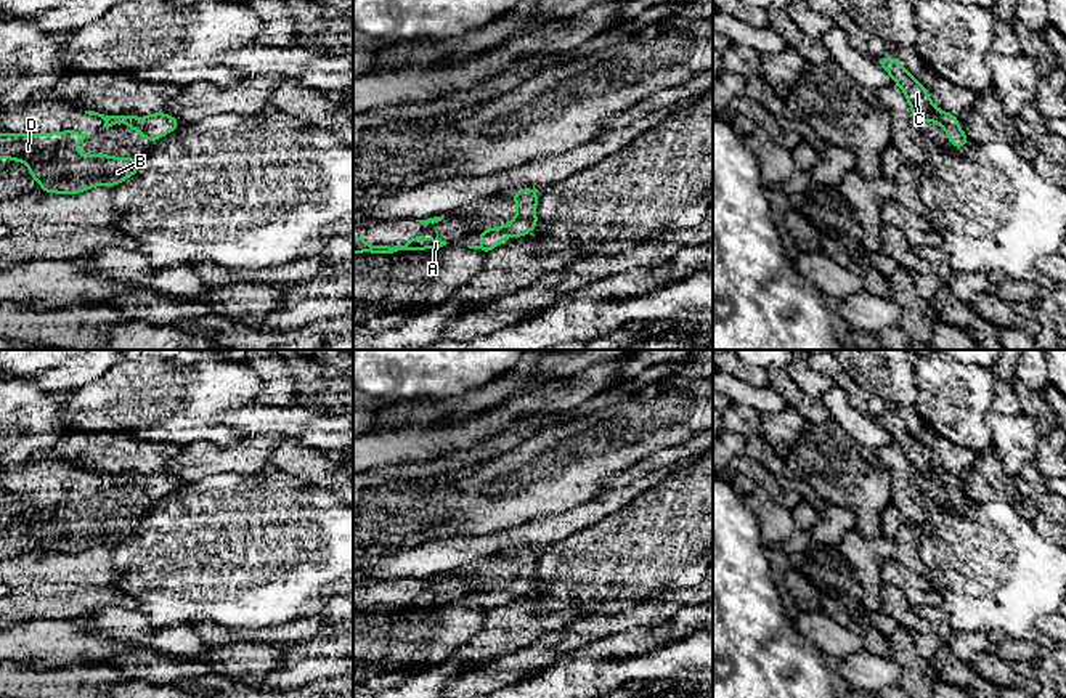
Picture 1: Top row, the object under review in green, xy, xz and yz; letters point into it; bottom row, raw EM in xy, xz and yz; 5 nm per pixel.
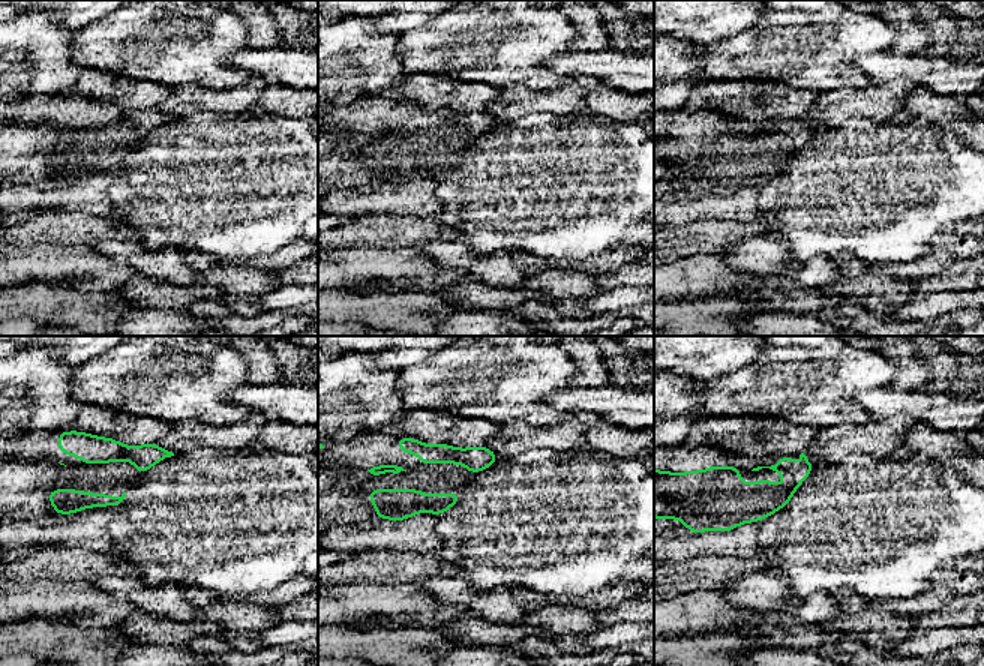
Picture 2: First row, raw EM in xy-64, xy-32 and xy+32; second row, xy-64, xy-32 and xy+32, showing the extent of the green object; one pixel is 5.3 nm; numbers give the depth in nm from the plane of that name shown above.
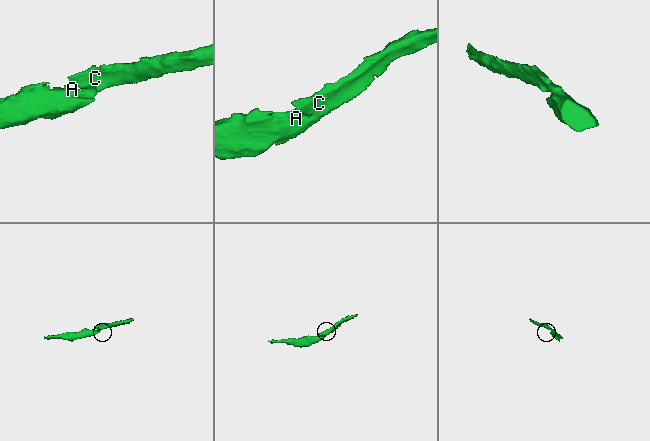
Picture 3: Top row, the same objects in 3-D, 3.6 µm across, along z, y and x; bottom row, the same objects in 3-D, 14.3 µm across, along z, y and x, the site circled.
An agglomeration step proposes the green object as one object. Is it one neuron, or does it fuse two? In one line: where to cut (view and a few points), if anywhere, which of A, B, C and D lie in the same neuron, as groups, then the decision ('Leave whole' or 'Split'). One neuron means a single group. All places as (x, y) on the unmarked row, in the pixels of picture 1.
No split. Groups: A B C D. Leave whole

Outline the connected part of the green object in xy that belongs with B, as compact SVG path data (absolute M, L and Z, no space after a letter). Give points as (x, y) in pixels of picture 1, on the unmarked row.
M79 489L40 493L0 493L0 517L26 521L29 534L42 544L40 552L77 554L98 544L117 546L128 536L135 534L143 518L119 517L109 513L80 513L72 509L88 494Z

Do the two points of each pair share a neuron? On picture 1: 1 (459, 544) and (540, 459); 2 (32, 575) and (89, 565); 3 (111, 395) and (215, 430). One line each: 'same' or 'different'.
1: different
2: same
3: same

